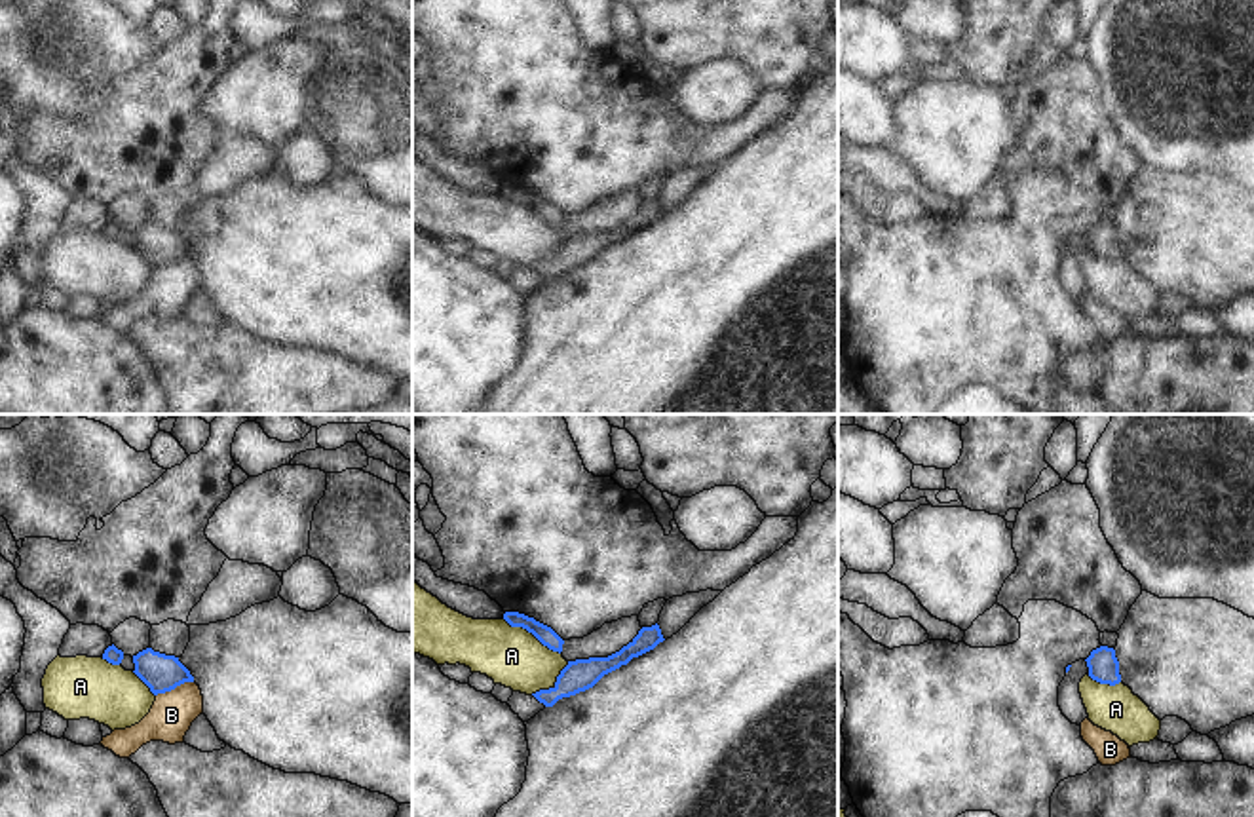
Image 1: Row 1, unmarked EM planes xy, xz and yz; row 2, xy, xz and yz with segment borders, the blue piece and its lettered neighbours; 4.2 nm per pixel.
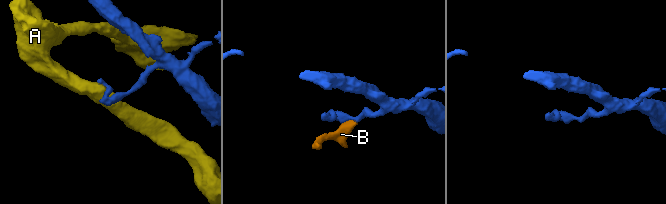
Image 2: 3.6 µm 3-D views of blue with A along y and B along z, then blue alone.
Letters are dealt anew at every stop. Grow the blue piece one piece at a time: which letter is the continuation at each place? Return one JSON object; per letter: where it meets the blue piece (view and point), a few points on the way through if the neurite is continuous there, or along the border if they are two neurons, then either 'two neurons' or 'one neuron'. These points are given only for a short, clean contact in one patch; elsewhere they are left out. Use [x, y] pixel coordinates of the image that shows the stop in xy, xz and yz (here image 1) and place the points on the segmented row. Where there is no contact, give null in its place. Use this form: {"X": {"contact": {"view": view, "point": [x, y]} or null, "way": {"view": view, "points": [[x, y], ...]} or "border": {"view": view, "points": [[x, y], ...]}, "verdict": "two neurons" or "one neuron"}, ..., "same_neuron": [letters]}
{"A": {"contact": {"view": "xz", "point": [532, 633]}, "border": {"view": "xz", "points": [[504, 618], [512, 626], [525, 627], [559, 654]]}, "verdict": "two neurons"}, "B": {"contact": {"view": "xy", "point": [173, 688]}, "way": {"view": "xy", "points": [[162, 673], [173, 688], [171, 715]]}, "verdict": "one neuron"}, "same_neuron": ["B"]}

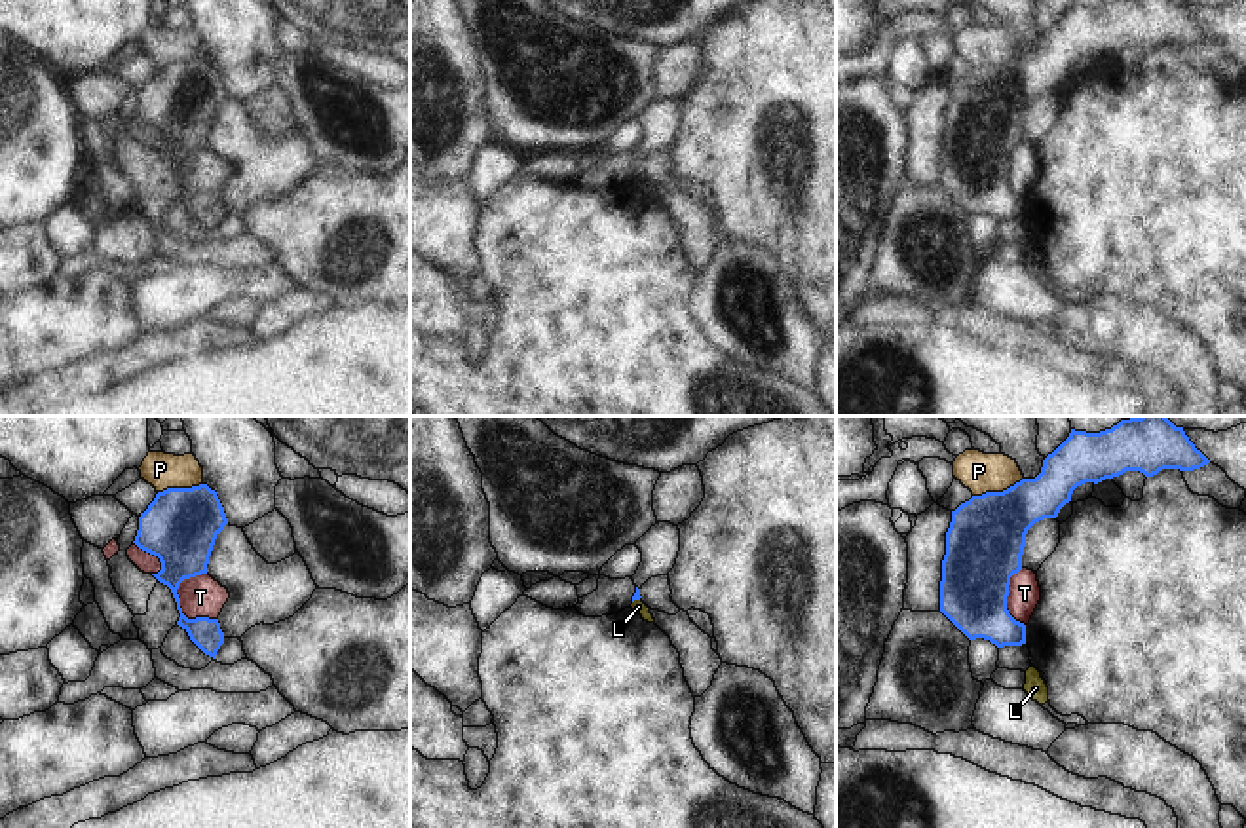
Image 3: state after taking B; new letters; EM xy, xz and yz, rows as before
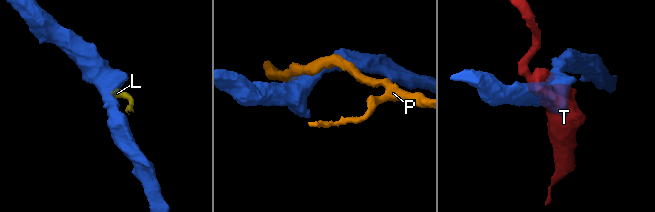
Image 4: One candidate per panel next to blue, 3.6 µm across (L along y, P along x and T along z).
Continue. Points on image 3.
{"L": {"contact": {"view": "xz", "point": [637, 599]}, "border": {"view": "xz", "points": [[641, 597], [633, 602]]}, "verdict": "two neurons"}, "P": {"contact": {"view": "yz", "point": [998, 492]}, "verdict": "two neurons"}, "T": {"contact": {"view": "xy", "point": [181, 612]}, "border": {"view": "xy", "points": [[185, 578], [177, 589], [181, 610], [188, 618], [217, 620]]}, "verdict": "two neurons"}, "same_neuron": []}

